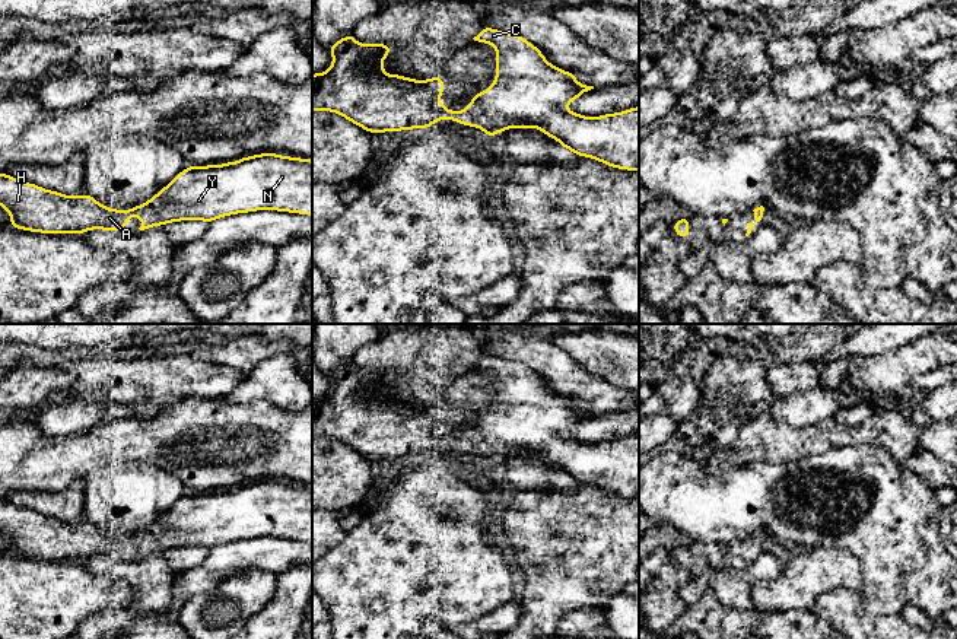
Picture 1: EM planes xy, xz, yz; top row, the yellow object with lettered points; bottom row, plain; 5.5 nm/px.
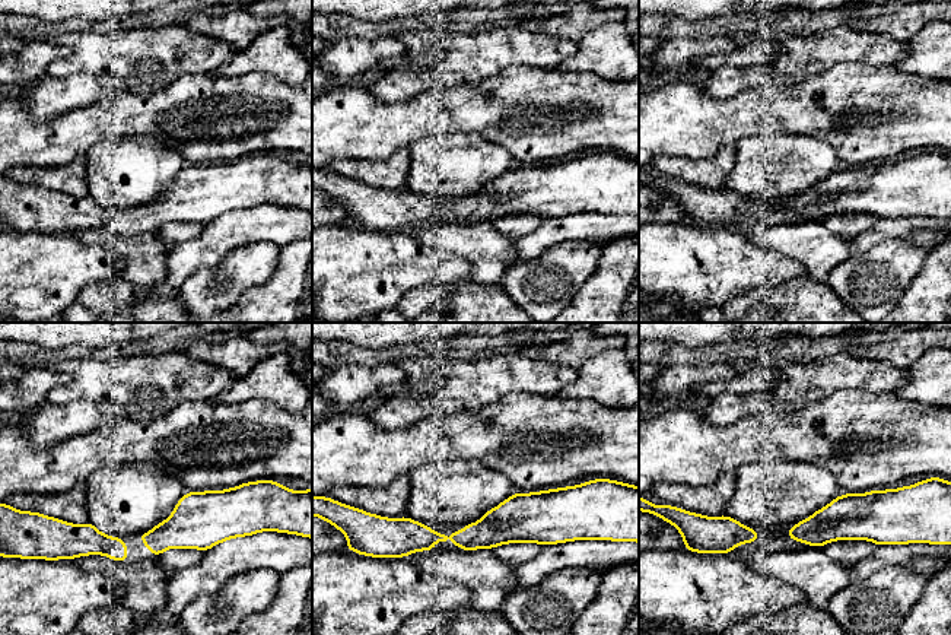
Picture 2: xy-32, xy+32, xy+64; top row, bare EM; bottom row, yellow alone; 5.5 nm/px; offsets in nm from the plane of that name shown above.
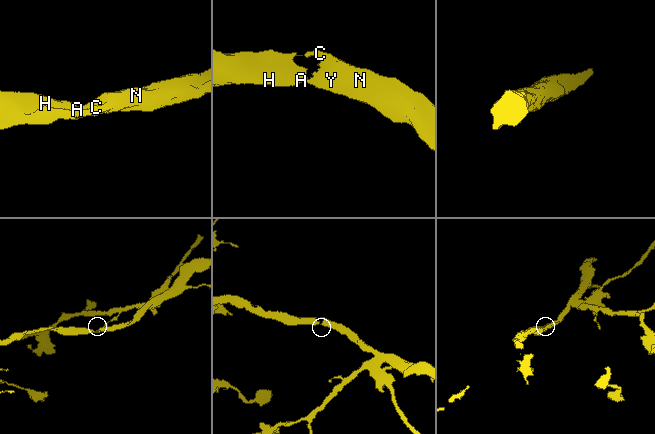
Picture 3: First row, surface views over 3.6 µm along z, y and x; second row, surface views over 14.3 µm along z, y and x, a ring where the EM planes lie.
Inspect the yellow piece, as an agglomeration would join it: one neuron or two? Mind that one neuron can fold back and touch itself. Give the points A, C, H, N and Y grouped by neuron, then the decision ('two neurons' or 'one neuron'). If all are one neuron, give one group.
A C H N Y; one neuron

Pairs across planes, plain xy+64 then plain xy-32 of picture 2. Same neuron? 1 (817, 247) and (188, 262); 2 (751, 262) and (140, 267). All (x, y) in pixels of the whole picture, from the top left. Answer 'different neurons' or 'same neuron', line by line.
1: different neurons
2: different neurons

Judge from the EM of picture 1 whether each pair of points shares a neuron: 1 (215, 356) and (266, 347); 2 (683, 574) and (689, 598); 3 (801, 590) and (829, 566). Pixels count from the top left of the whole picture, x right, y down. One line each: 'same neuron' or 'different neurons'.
1: same neuron
2: different neurons
3: same neuron

